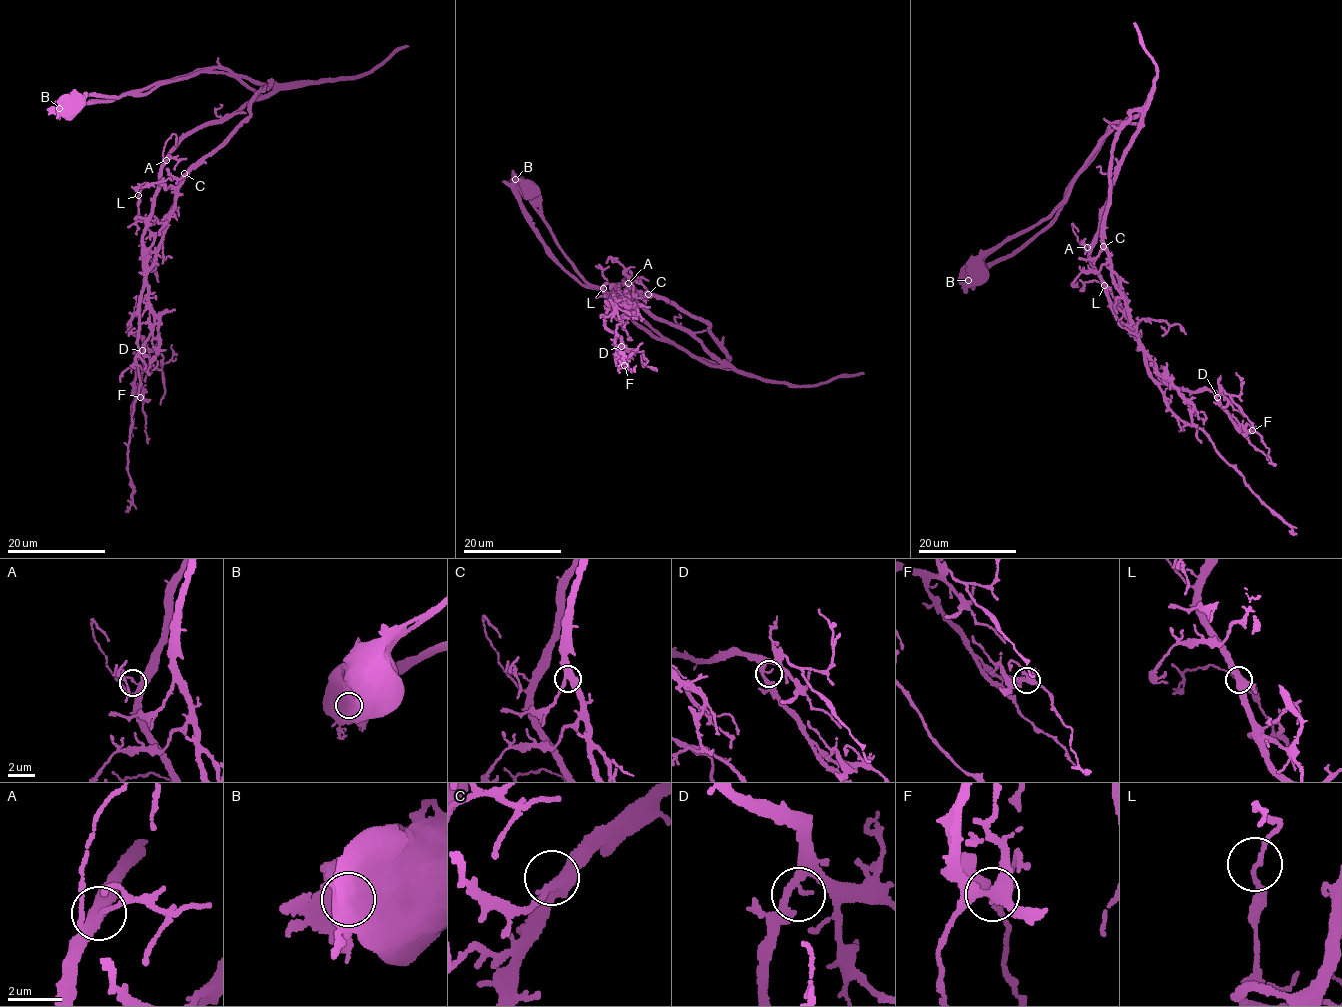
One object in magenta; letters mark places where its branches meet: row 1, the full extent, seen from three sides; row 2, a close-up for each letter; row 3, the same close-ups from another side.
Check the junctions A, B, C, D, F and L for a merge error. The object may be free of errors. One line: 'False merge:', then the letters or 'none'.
False merge: B

